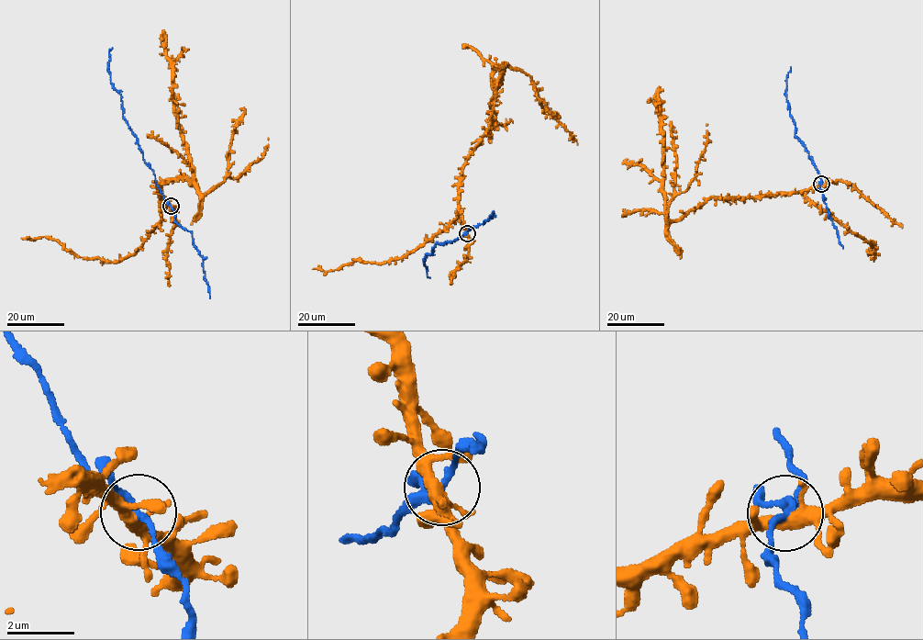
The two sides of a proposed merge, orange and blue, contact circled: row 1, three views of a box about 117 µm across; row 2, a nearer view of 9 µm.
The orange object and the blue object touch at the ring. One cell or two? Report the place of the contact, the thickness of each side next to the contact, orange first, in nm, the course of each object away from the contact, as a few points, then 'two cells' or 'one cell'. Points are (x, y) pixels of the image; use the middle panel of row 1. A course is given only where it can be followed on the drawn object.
place (467, 233); calibres 320 and 150 nm; course orange (466, 233), (459, 210), (459, 178), (487, 130), (500, 75), (490, 106), (494, 127), (489, 142); course blue (466, 233), (451, 242), (436, 243), (433, 252), (427, 254), (423, 260), (429, 278); one cell

